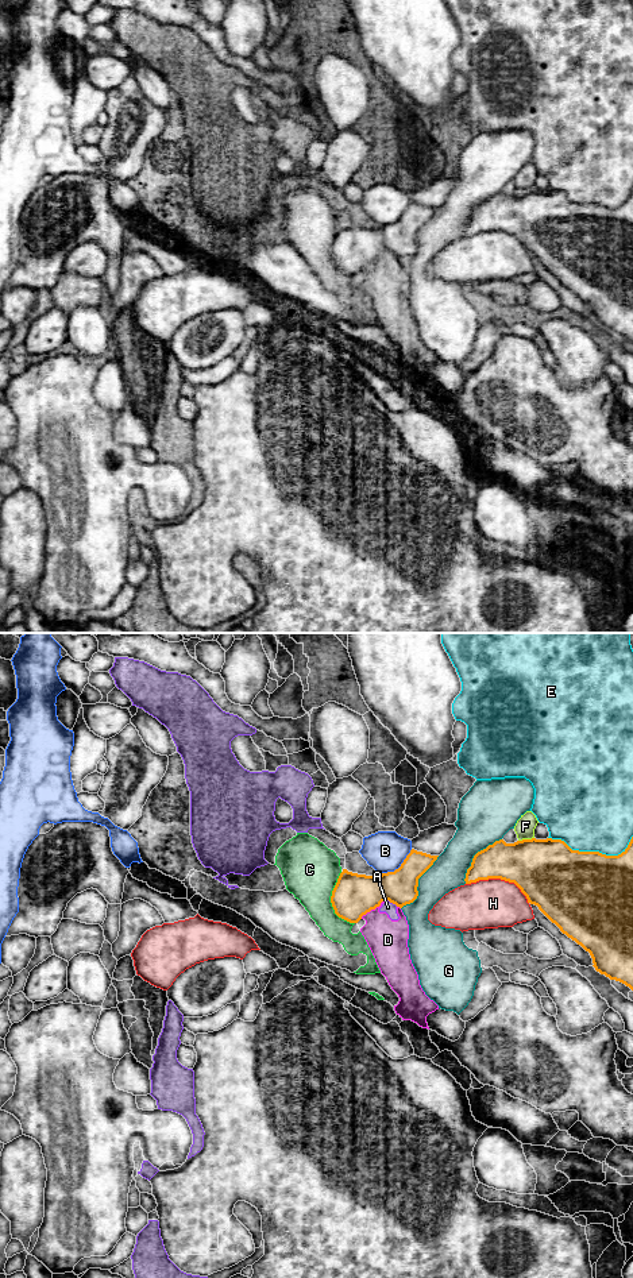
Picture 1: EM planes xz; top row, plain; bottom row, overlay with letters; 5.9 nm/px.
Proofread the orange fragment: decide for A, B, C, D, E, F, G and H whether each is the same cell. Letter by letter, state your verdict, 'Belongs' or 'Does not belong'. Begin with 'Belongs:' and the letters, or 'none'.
Belongs: none
A: Does not belong
B: Does not belong
C: Does not belong
D: Does not belong
E: Does not belong
F: Does not belong
G: Does not belong
H: Does not belong

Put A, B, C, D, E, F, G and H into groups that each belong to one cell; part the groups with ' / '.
A D / B / C / E / F / G / H

